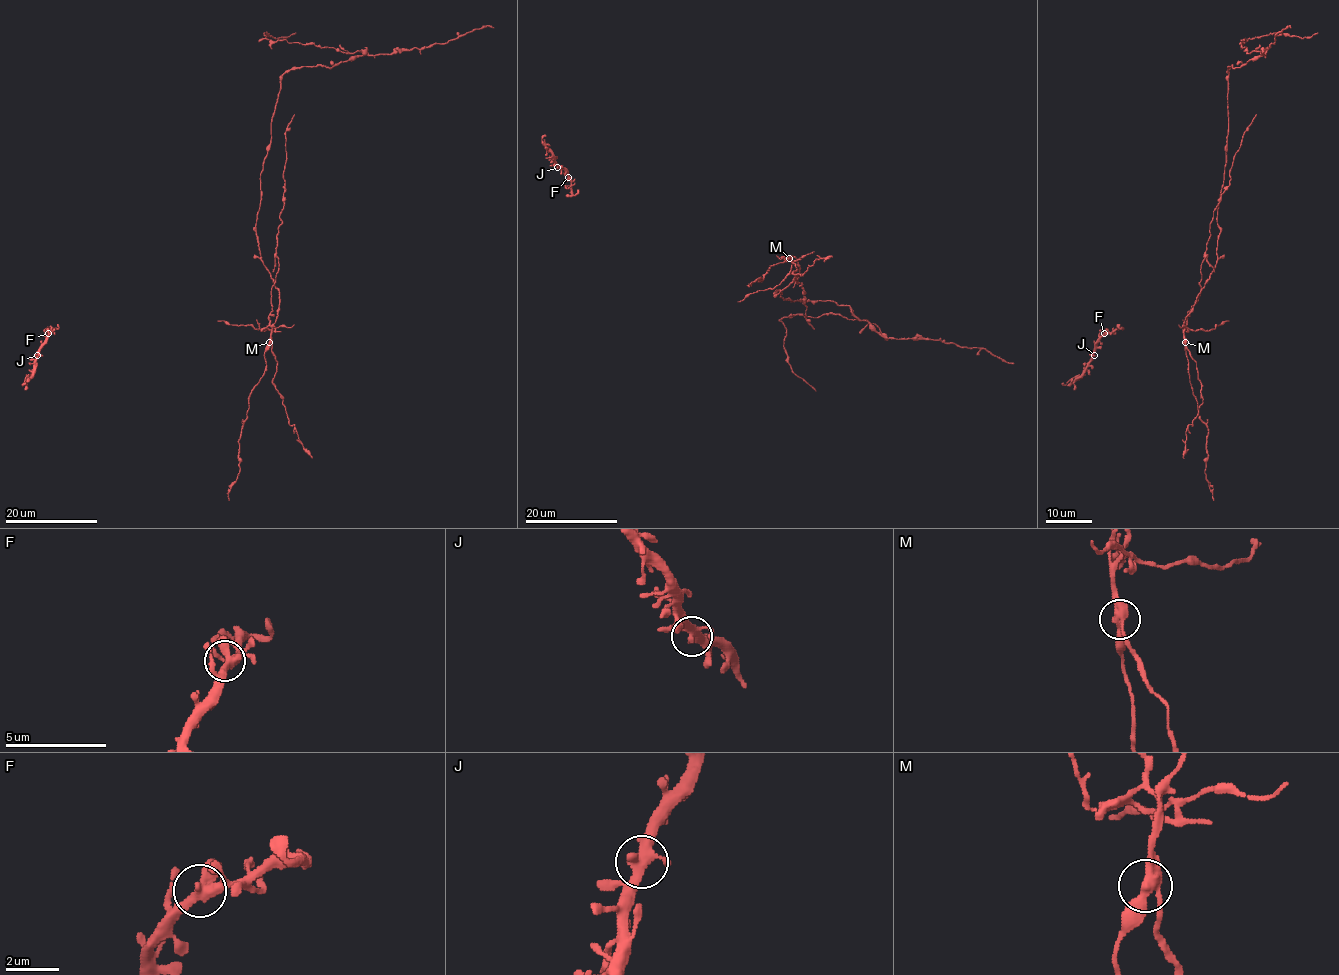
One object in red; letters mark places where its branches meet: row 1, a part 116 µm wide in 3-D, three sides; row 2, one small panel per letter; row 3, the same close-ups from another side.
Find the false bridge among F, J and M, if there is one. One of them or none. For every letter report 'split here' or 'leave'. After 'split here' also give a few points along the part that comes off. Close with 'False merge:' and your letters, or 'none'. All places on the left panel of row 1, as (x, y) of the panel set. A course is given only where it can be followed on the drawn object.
F: leave
J: leave
M: split here | (270, 343), (279, 291), (256, 222), (280, 78), (363, 53), (259, 40), (296, 32)
False merge: M

